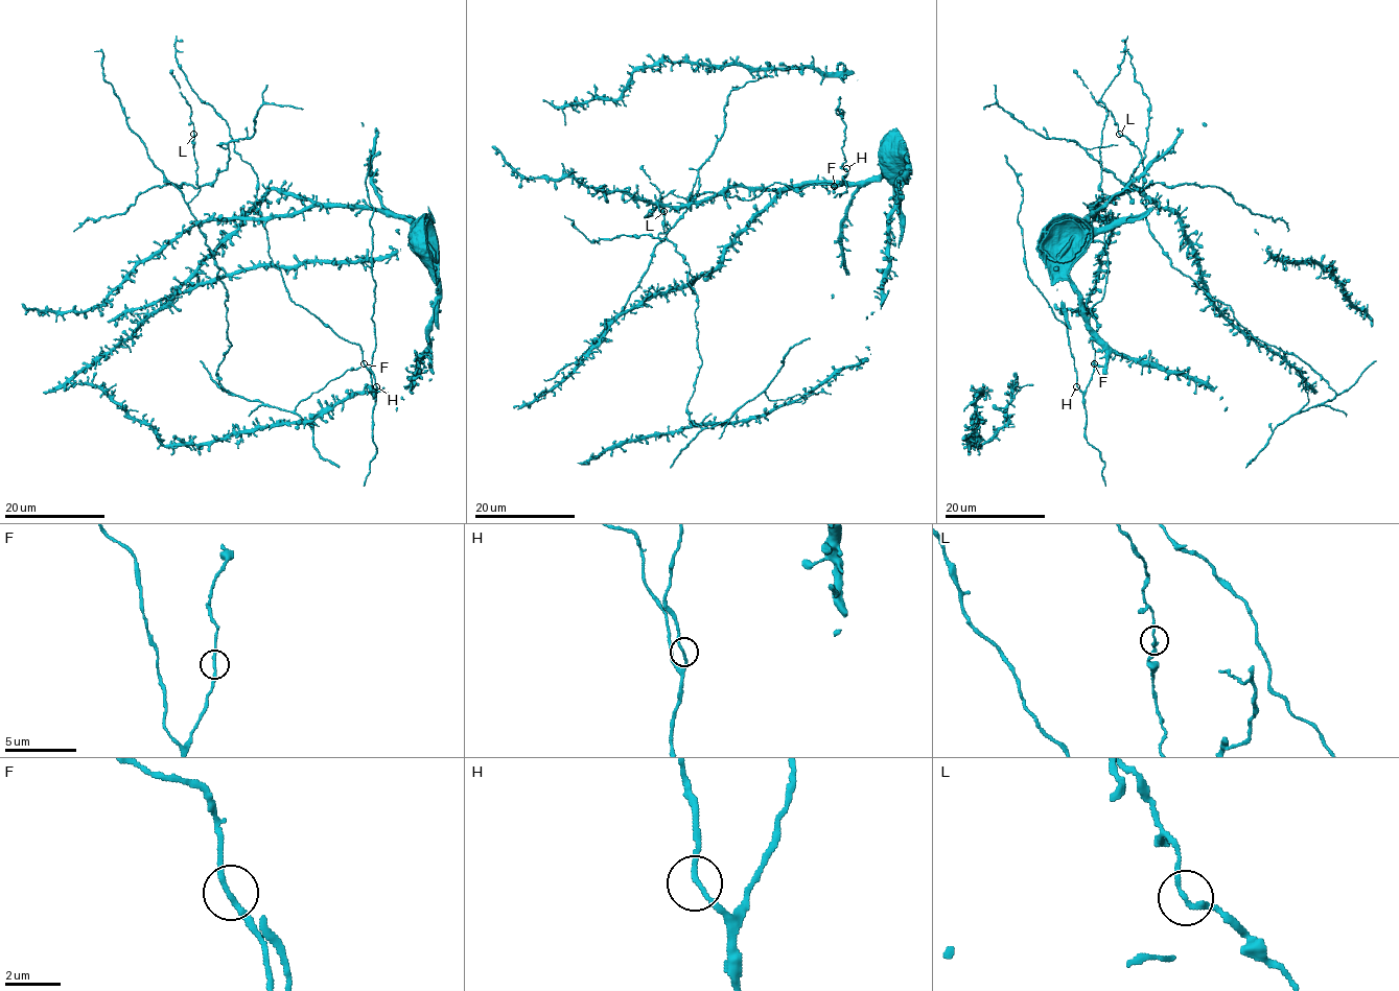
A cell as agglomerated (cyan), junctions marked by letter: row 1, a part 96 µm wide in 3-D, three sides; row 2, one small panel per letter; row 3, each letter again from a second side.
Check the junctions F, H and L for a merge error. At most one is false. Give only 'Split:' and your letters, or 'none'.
Split: none

